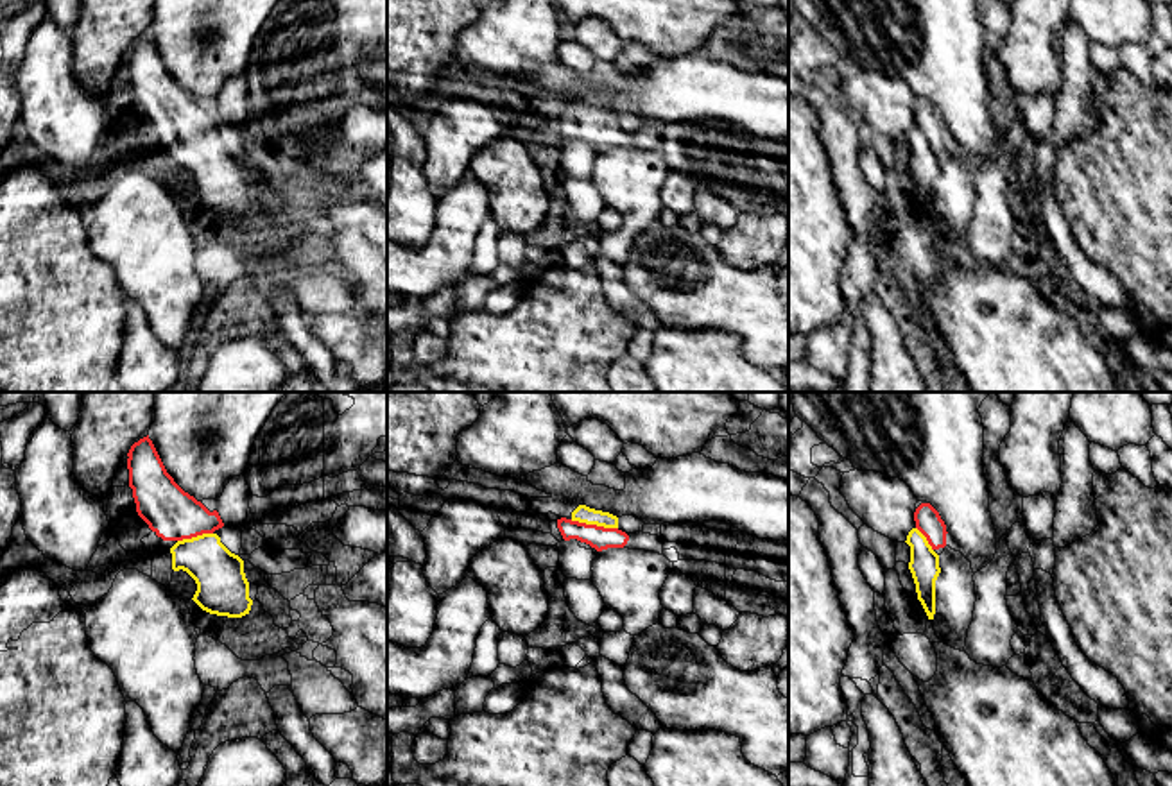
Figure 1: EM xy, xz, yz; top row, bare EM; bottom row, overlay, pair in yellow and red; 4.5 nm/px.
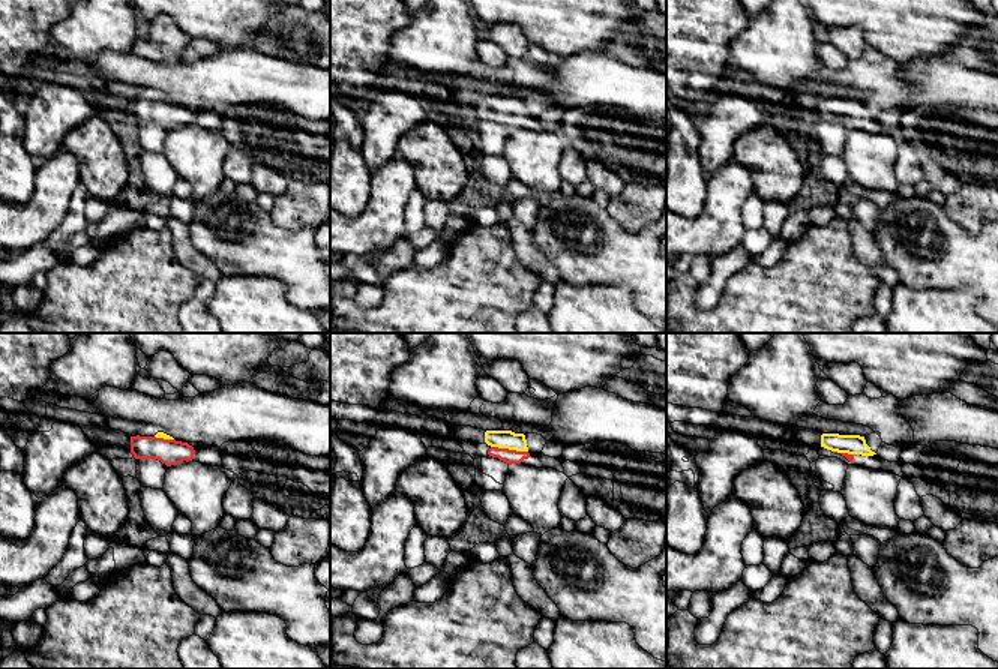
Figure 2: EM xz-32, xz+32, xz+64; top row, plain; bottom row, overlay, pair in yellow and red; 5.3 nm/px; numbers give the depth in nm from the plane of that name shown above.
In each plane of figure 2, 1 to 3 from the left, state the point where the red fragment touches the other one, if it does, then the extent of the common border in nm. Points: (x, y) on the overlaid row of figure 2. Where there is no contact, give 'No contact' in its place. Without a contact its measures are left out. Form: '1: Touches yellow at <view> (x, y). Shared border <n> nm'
1: Touches yellow at xz-32 (164, 438). Shared border 110 nm
2: Touches yellow at xz+32 (509, 449). Shared border 200 nm
3: Touches yellow at xz+64 (847, 452). Shared border 70 nm

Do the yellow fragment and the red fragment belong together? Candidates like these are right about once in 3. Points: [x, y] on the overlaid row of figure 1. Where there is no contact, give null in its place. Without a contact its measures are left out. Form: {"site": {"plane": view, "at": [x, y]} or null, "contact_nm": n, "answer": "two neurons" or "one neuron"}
{"site": {"plane": "xz", "at": [594, 523]}, "contact_nm": 220, "answer": "one neuron"}

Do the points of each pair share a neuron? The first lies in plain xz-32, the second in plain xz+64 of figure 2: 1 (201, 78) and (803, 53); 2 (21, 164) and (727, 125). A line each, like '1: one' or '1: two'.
1: two
2: two

